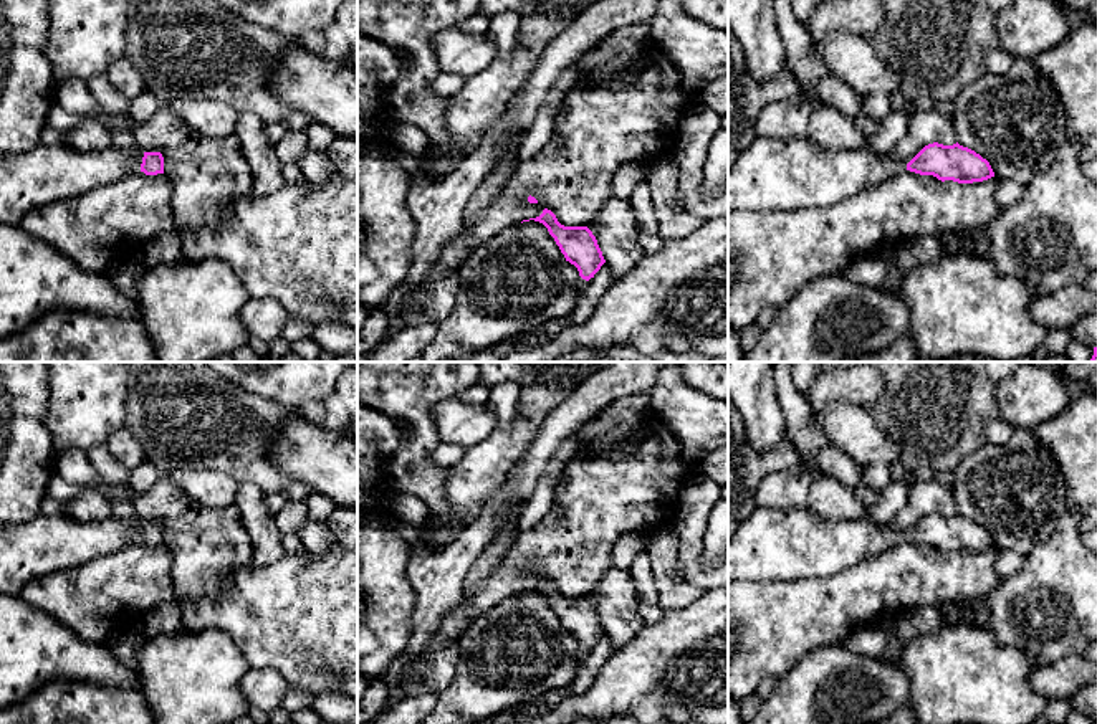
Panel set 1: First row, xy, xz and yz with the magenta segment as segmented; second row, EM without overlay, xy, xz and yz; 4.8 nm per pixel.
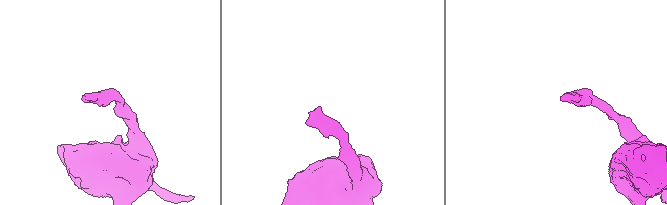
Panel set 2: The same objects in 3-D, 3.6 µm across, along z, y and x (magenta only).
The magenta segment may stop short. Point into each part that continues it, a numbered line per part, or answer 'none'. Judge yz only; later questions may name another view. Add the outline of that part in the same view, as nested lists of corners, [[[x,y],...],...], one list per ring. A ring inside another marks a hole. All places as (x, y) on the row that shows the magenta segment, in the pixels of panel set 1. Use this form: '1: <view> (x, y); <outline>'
1: yz (773, 174); [[[756,136],[728,169],[728,210],[826,208],[880,185],[907,170],[887,152],[867,149],[832,150],[807,137],[769,139]]]

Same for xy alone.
1: xy (45, 174); [[[45,144],[20,154],[0,154],[0,223],[18,225],[31,210],[141,172],[142,157],[137,147],[78,152]]]

